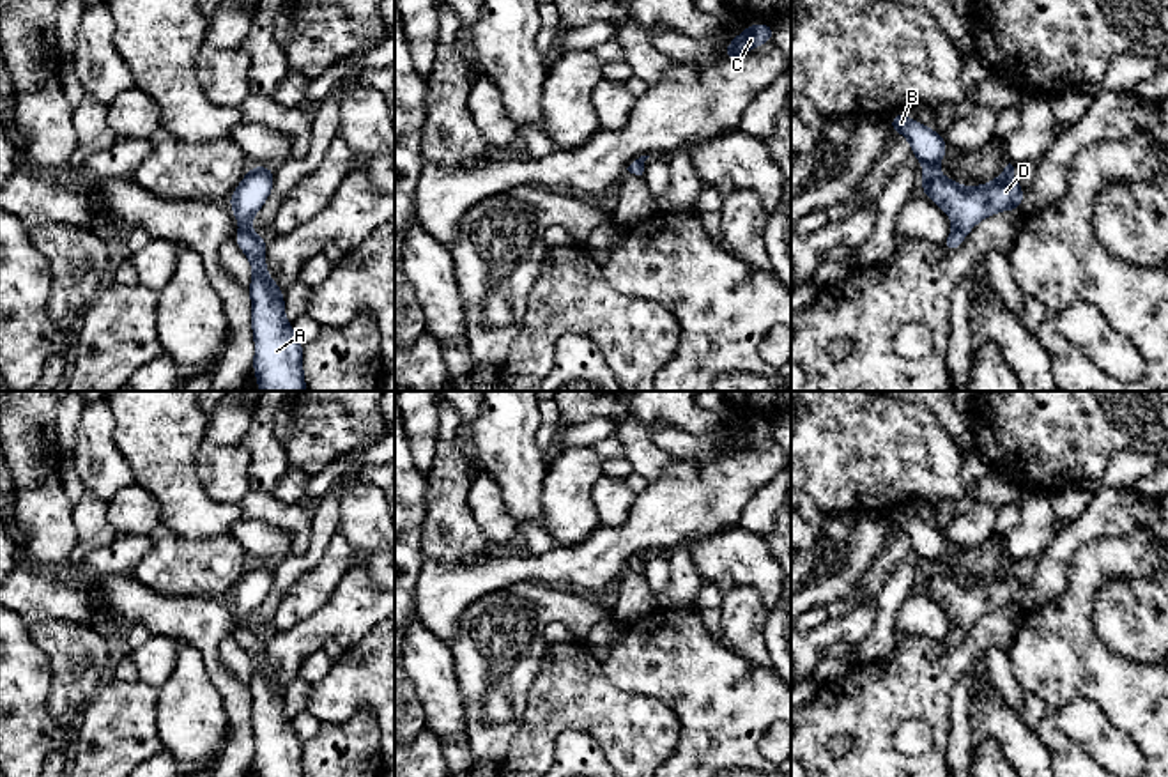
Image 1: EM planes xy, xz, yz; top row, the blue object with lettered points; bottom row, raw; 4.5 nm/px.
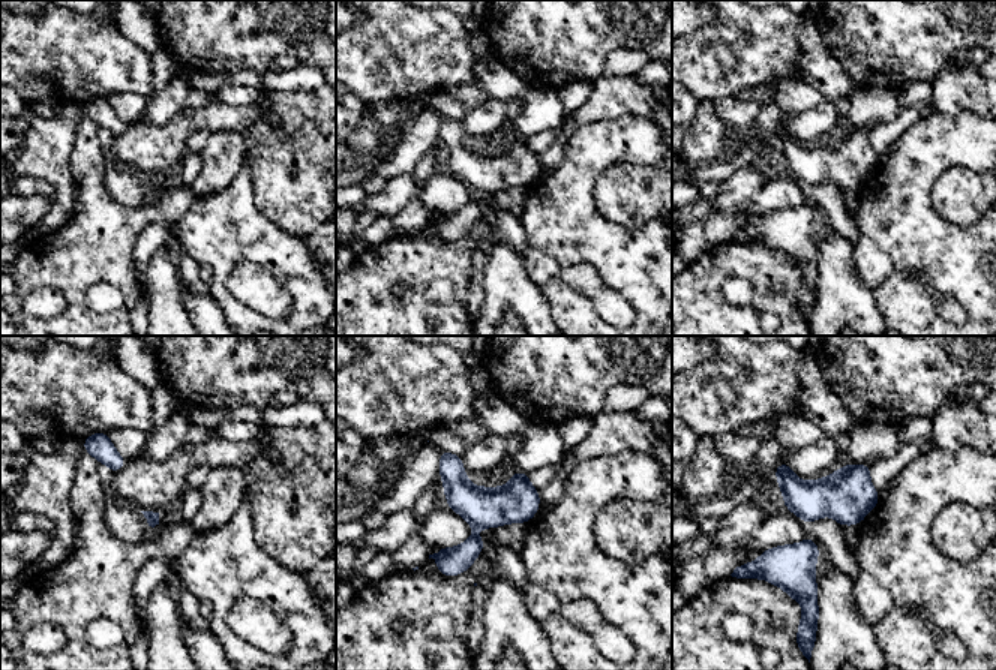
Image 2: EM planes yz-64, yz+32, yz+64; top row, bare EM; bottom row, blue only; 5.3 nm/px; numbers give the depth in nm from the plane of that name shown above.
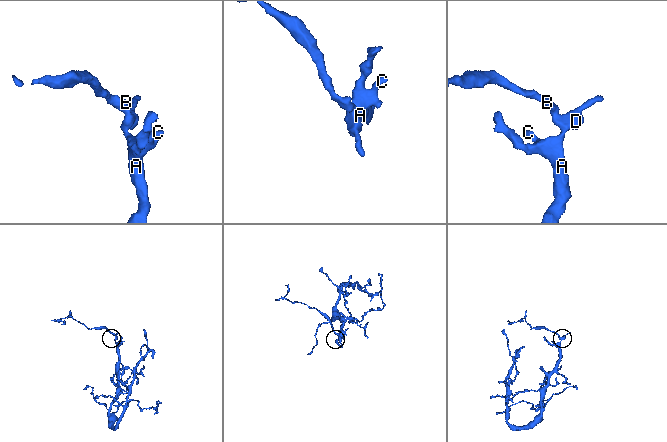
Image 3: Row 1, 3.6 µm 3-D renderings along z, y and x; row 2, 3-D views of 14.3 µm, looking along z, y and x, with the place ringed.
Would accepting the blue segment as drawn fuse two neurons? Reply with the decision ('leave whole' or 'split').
leave whole

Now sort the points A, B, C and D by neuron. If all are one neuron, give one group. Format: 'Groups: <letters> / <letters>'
Groups: A B C D

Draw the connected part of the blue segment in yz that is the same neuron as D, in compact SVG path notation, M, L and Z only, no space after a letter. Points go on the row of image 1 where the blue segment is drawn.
M901 112L890 117L890 126L892 131L908 138L911 152L924 166L920 189L949 214L954 225L950 235L941 242L947 251L957 250L980 219L1000 211L1019 211L1026 191L1016 182L1010 163L993 182L963 188L938 172L938 163L947 154L947 145L938 131Z

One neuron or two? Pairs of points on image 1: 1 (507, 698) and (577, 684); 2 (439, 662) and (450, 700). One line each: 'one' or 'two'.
1: two
2: one

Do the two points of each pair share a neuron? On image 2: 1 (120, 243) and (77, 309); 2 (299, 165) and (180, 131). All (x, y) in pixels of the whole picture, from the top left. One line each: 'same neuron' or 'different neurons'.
1: same neuron
2: same neuron

